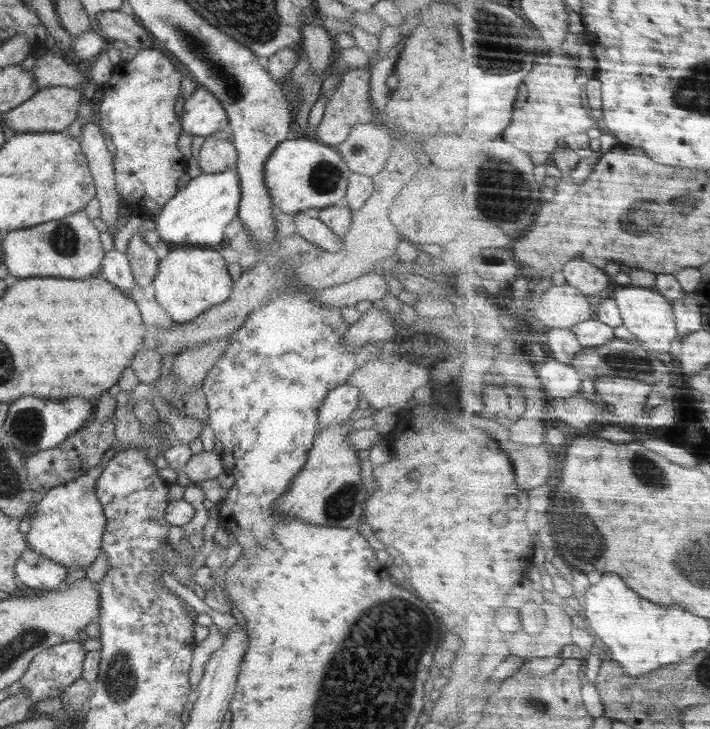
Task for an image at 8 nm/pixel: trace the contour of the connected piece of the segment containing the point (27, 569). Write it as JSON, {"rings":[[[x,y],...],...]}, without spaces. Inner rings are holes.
{"rings":[[[29,549],[22,552],[22,556],[15,564],[15,575],[28,588],[56,590],[64,584],[68,572],[64,566],[56,564],[54,560]]]}

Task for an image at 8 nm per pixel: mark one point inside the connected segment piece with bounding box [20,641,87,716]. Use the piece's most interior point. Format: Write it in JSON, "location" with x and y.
{"location":[53,670]}

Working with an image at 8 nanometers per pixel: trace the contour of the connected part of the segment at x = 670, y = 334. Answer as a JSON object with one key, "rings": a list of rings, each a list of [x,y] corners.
{"rings":[[[623,286],[613,297],[621,308],[625,326],[650,351],[662,353],[672,350],[674,340],[679,338],[679,328],[676,326],[675,306],[665,294],[657,289],[642,286]]]}

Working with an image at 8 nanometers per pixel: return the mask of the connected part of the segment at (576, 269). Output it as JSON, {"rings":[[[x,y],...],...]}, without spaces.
{"rings":[[[571,260],[563,269],[563,274],[568,283],[580,288],[587,295],[596,295],[602,290],[608,290],[610,280],[613,279],[602,268],[590,264],[588,260]]]}

